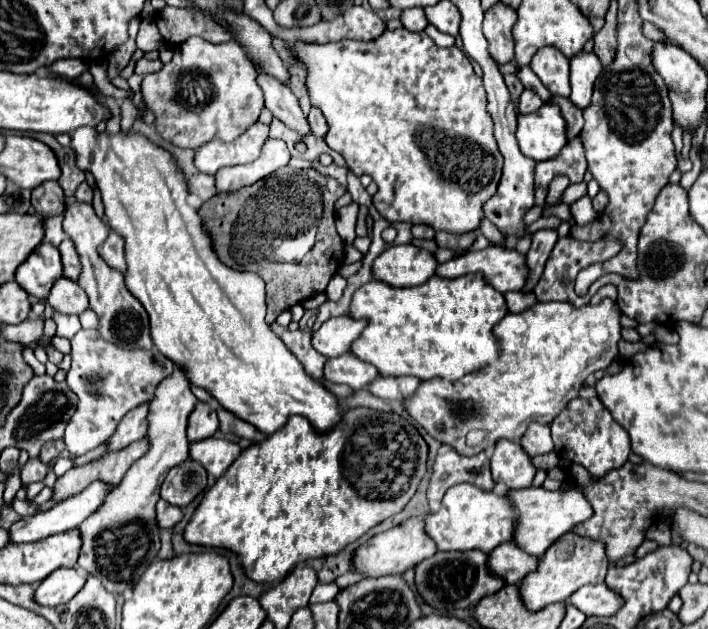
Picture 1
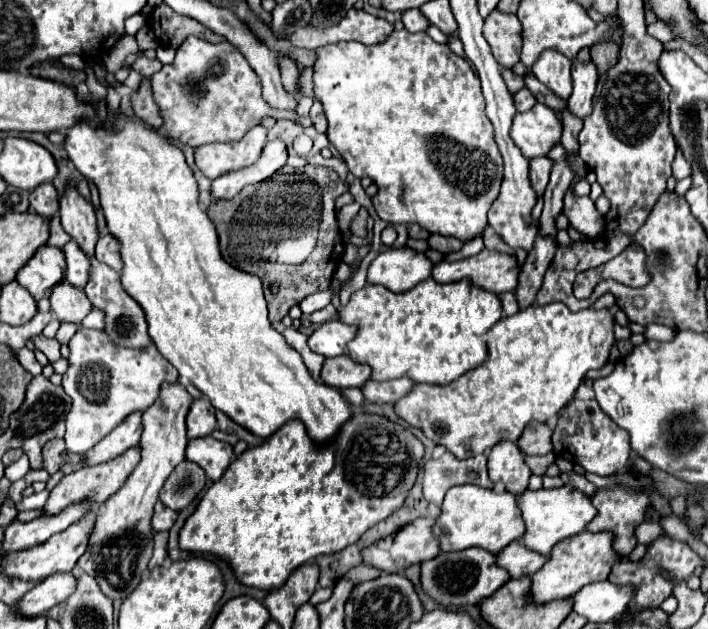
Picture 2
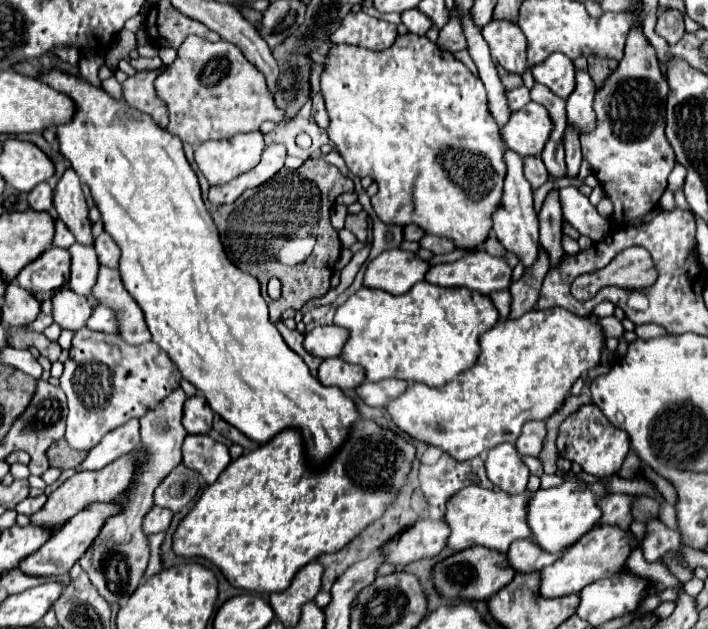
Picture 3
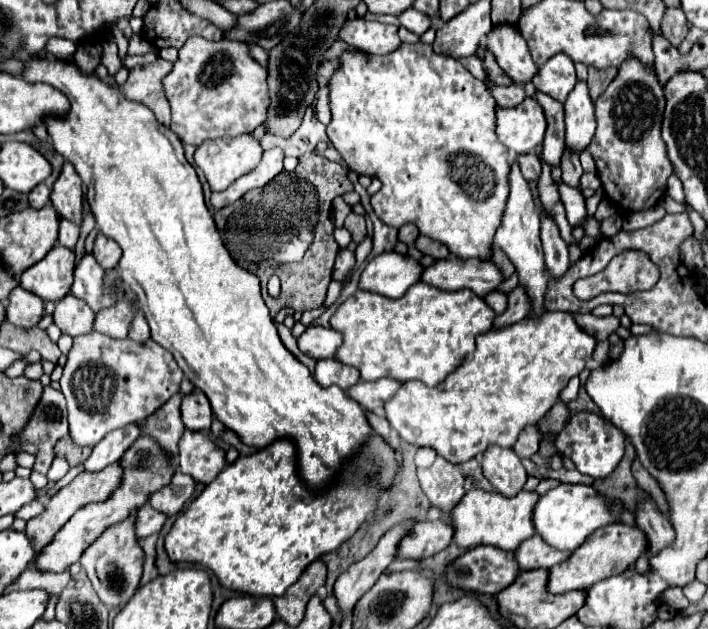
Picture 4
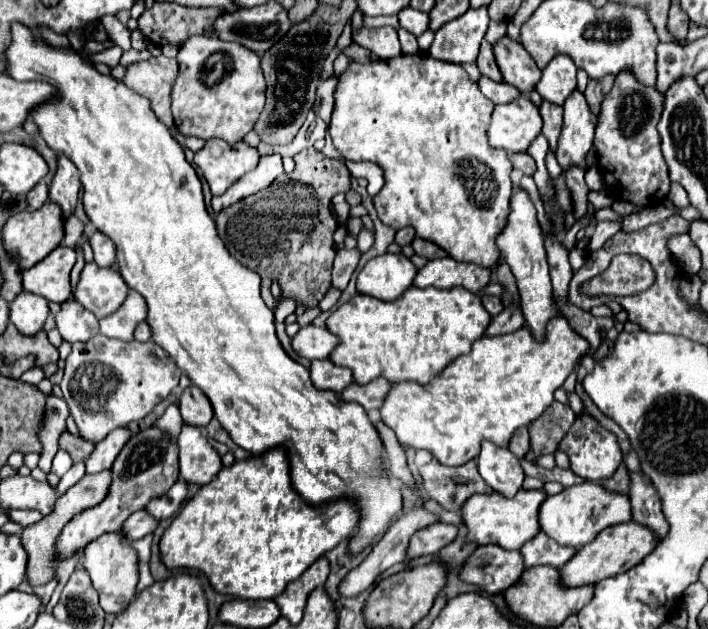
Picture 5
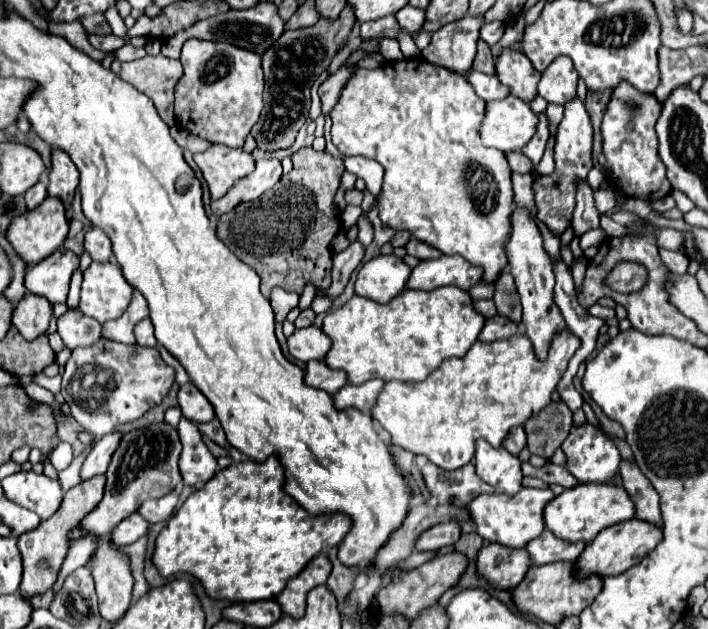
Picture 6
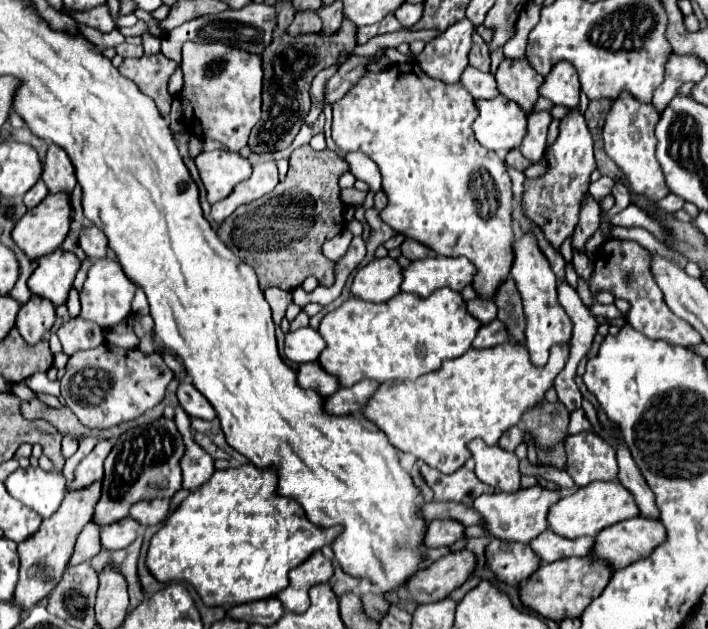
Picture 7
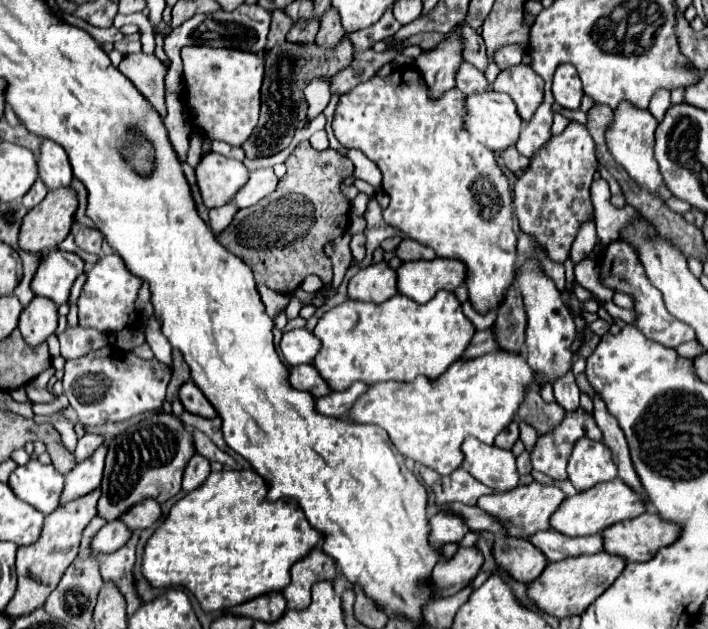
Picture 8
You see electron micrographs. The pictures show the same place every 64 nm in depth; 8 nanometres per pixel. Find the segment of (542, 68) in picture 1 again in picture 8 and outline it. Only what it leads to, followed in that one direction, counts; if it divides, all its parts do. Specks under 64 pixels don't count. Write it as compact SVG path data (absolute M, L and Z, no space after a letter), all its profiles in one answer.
M560 64L554 76L552 94L556 98L556 104L560 104L562 108L568 110L580 108L584 92L582 92L582 82L578 78L578 72L576 68L572 68L572 64Z

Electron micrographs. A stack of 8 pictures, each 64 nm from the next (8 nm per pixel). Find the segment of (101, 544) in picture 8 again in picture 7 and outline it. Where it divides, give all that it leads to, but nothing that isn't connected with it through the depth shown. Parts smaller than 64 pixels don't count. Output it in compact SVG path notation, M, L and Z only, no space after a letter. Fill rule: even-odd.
M142 500L132 506L128 516L142 526L160 524L168 516L168 500ZM122 518L100 530L100 544L104 550L122 550L136 538L136 530L140 526L132 524L132 520Z

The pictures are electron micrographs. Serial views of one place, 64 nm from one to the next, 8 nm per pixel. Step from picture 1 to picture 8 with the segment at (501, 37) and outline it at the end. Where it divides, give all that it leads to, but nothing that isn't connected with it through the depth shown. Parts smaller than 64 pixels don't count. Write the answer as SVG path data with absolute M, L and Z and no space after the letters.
M524 64L508 68L508 72L500 72L494 82L494 90L506 92L514 100L518 116L524 122L530 122L536 108L544 100L544 80L540 80L540 76Z

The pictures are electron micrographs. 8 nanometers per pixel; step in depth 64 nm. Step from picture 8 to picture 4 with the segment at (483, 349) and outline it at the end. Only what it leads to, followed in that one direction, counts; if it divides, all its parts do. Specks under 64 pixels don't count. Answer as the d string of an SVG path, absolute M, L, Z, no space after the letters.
M516 286L512 292L508 292L508 308L504 314L498 314L494 318L494 328L512 326L528 316L528 296L524 296L522 288Z

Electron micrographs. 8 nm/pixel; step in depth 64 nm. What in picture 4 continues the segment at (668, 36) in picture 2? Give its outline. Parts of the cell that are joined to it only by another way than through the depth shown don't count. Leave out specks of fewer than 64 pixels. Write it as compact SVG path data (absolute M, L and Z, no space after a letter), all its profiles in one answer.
M668 8L662 20L662 32L664 38L668 38L674 46L678 46L688 32L688 20L682 12L682 8Z

